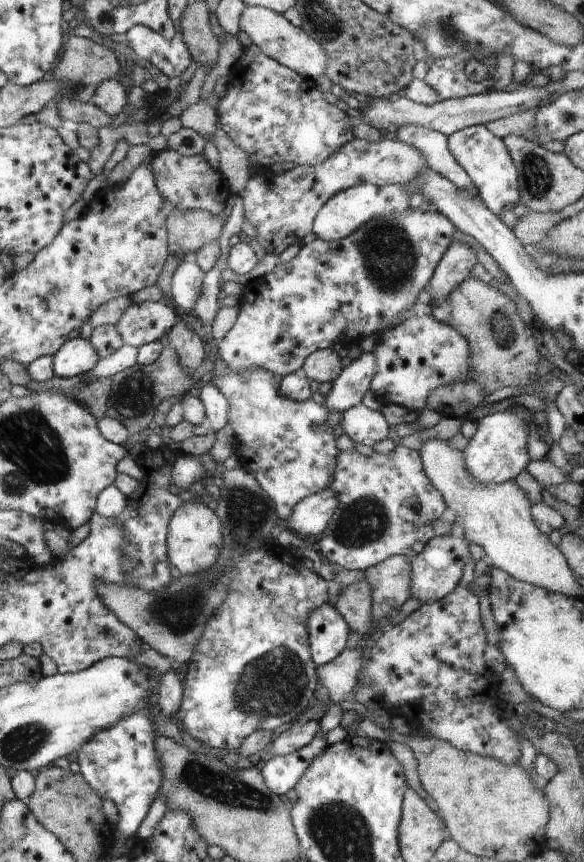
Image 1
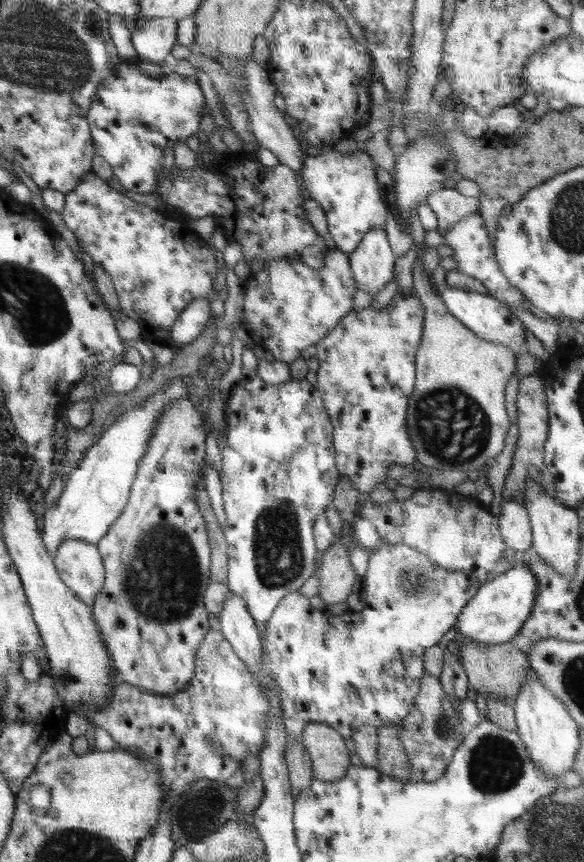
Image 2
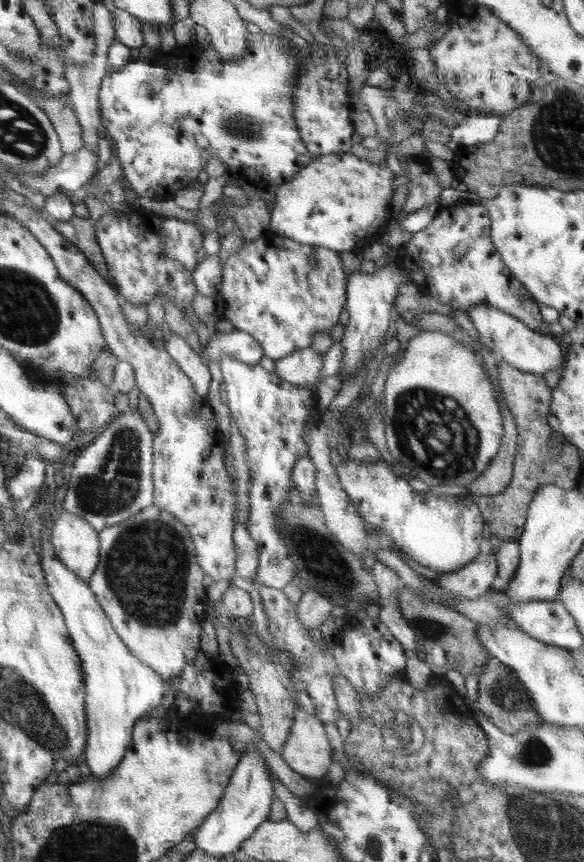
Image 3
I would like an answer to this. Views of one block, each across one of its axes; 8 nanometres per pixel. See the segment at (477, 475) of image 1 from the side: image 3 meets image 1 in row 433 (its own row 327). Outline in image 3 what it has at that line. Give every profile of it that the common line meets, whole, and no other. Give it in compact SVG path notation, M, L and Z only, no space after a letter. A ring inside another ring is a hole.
M478 304L465 311L468 312L469 319L479 333L479 342L496 352L499 358L513 368L540 375L563 369L566 348L553 334L542 335L538 333L538 330L535 331L526 326L520 319L513 318L502 310L490 306Z

